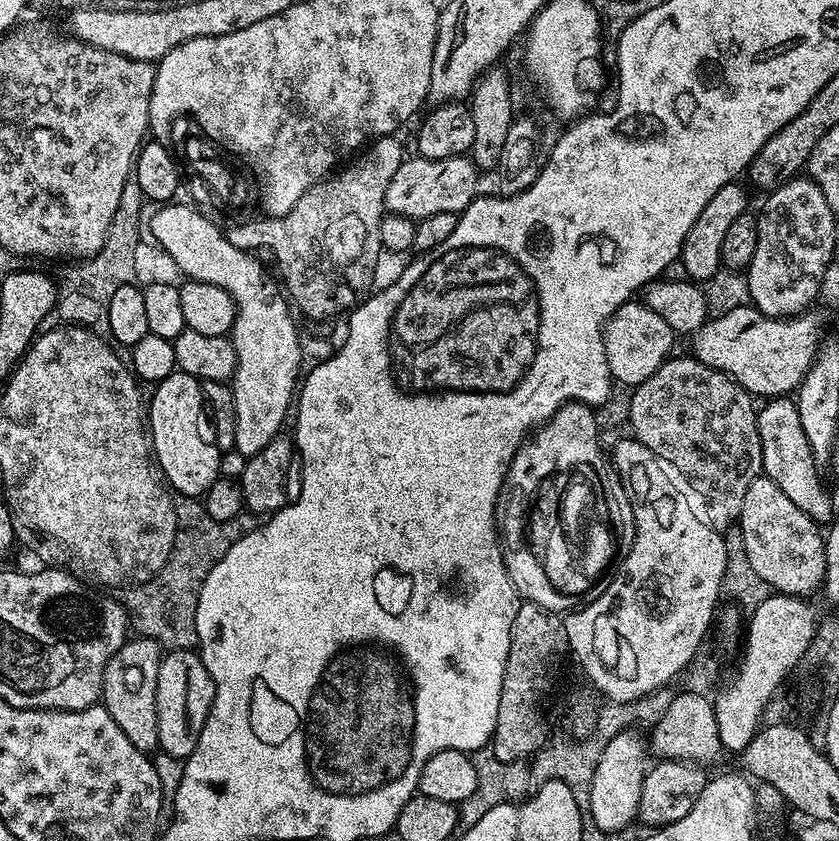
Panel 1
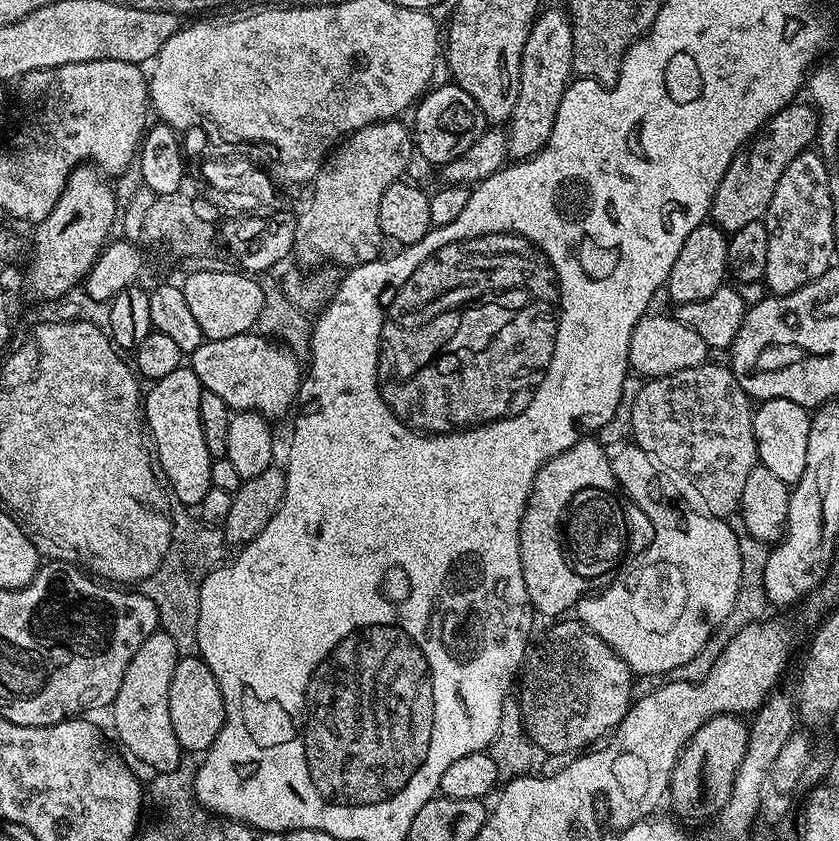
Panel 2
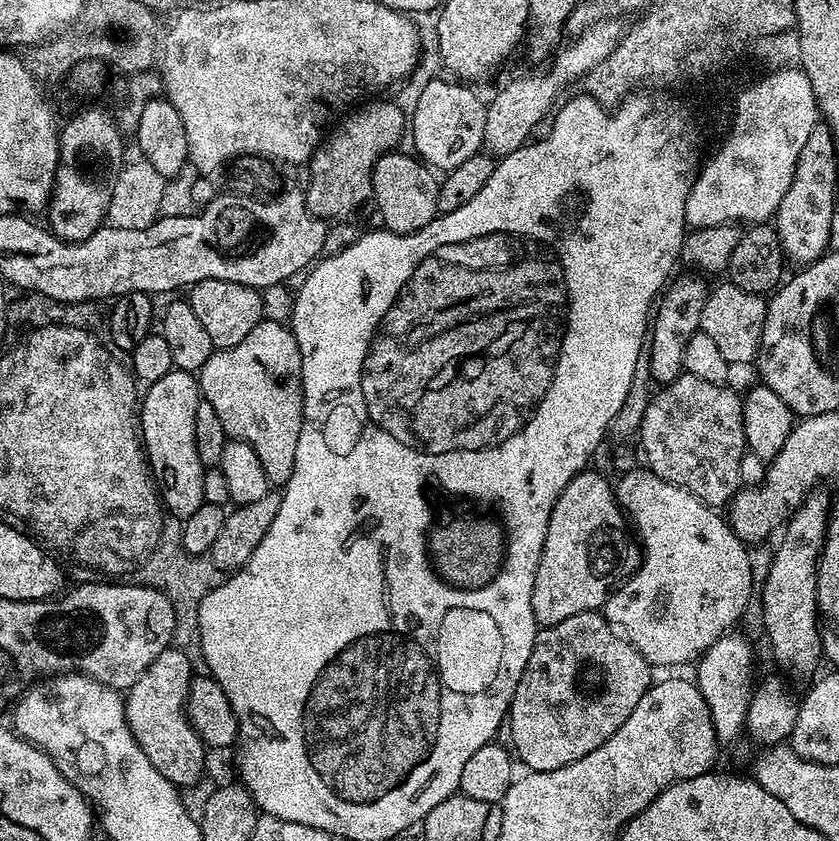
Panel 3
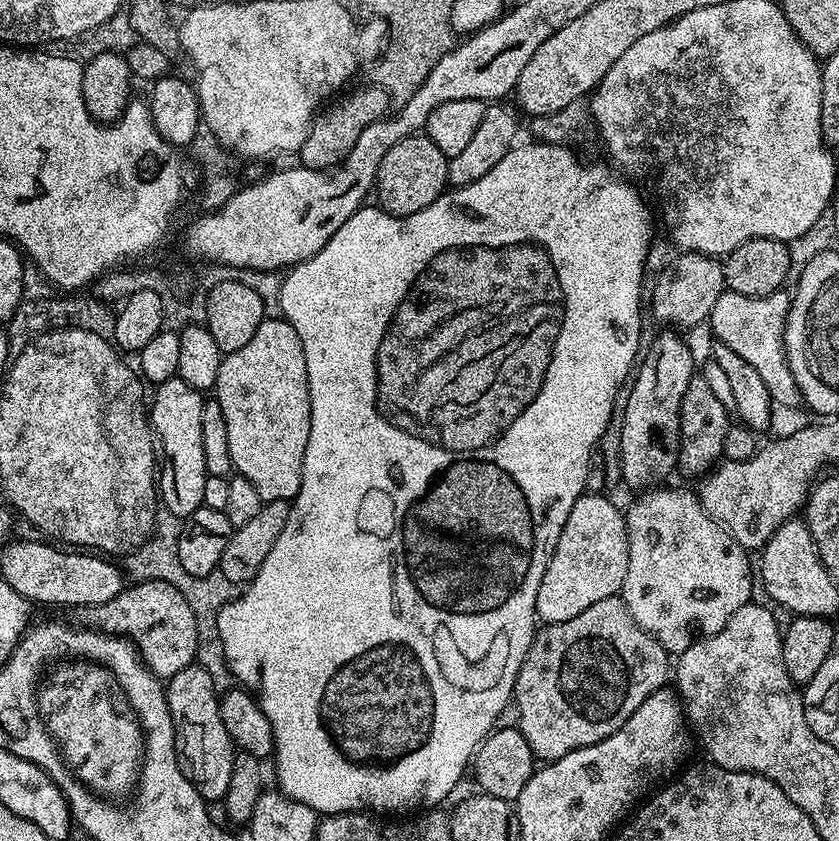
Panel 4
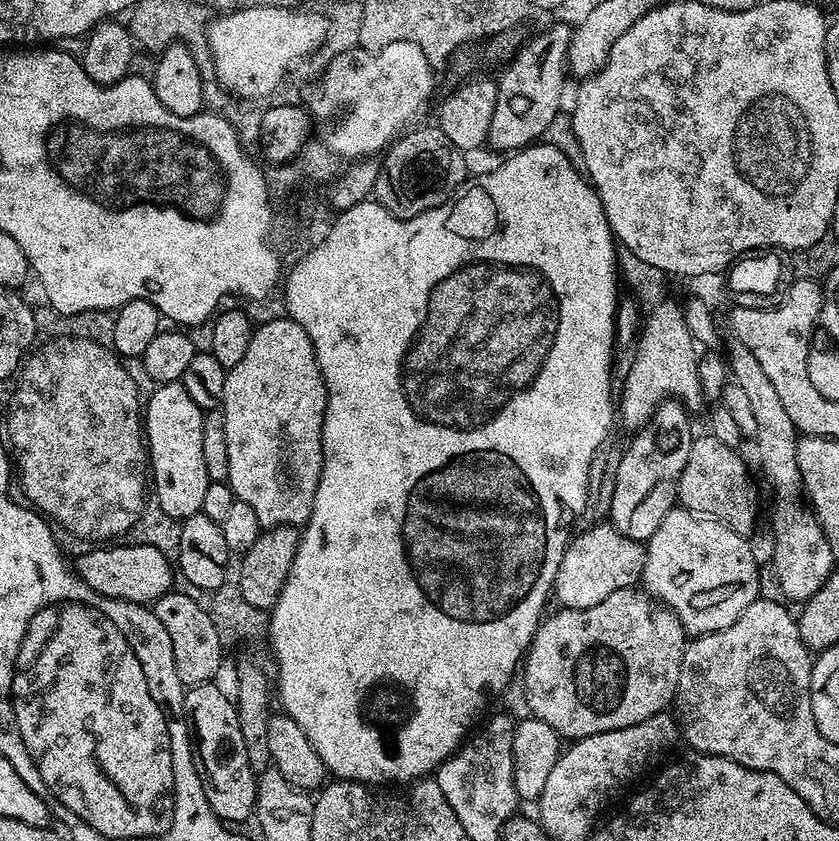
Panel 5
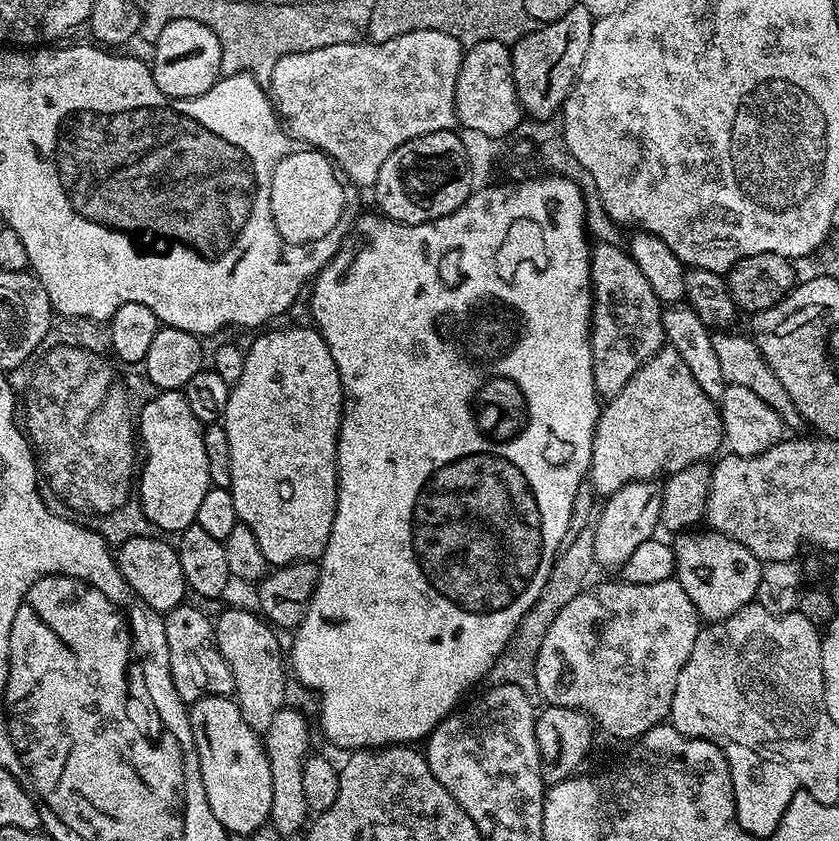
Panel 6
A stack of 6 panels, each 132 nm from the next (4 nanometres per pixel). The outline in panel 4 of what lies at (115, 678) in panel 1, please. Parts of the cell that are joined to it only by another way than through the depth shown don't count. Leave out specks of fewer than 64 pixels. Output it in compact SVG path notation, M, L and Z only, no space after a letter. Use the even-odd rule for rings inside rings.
M196 662L167 677L166 702L176 735L176 757L182 774L197 788L206 802L223 801L230 786L230 773L234 771L237 749L232 743L220 713L220 696L214 682L204 668Z

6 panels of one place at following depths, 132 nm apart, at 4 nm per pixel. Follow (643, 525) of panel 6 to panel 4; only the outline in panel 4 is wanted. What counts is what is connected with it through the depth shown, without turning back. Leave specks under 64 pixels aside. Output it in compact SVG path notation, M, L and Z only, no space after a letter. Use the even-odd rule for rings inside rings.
M664 330L643 353L638 371L631 377L634 390L626 402L626 422L622 422L622 480L636 490L659 485L680 462L680 407L682 394L697 371L696 360L676 330ZM645 355L645 356L644 356ZM644 360L644 361L643 361ZM640 368L640 373L639 372ZM696 368L696 369L695 369Z

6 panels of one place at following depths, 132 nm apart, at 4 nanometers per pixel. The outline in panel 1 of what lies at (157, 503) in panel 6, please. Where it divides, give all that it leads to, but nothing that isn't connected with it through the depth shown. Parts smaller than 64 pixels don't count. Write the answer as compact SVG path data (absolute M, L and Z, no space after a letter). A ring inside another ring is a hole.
M177 370L151 391L152 401L146 404L146 428L150 433L150 447L165 472L171 491L181 496L203 497L214 481L221 479L221 451L200 429L200 419L206 416L201 381Z

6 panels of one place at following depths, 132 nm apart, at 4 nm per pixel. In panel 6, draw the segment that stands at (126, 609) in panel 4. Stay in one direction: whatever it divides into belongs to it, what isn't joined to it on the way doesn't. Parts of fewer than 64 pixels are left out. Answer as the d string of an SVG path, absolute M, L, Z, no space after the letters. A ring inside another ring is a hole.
M185 602L167 612L163 621L170 674L174 690L178 690L180 697L185 702L201 700L209 694L231 697L236 691L234 678L216 645L216 629L210 616L208 620L202 609L195 608L191 602Z

